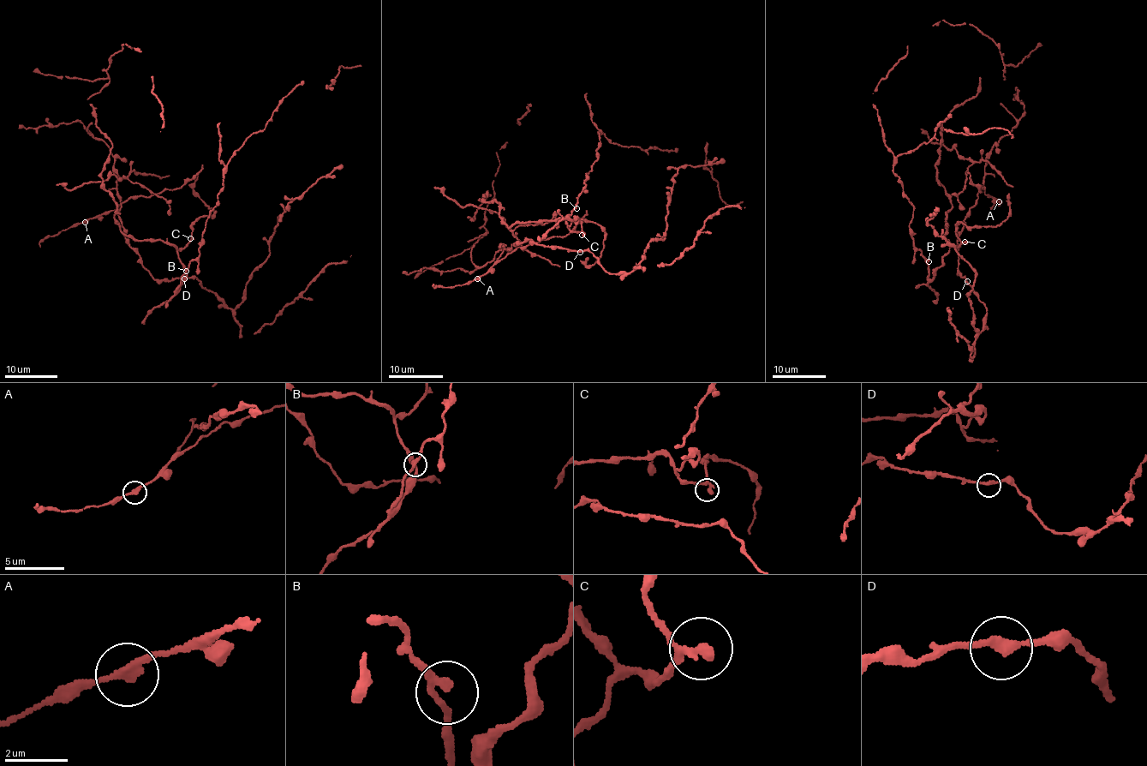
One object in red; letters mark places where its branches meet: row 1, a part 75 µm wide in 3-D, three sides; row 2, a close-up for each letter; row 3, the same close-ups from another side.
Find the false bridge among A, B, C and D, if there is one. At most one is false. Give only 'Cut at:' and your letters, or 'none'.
Cut at: none

